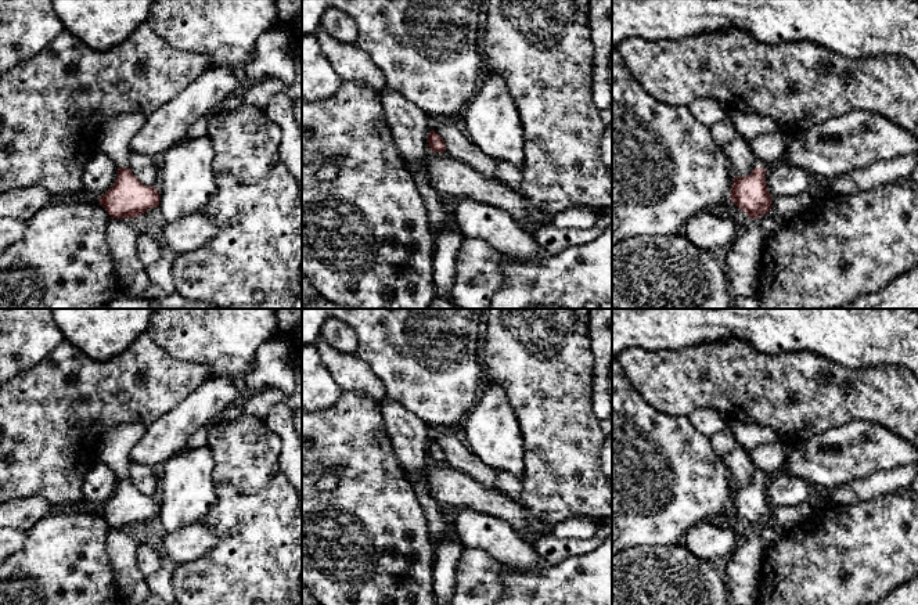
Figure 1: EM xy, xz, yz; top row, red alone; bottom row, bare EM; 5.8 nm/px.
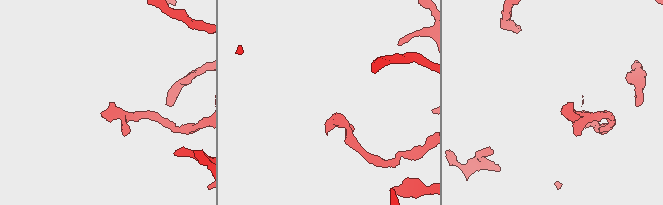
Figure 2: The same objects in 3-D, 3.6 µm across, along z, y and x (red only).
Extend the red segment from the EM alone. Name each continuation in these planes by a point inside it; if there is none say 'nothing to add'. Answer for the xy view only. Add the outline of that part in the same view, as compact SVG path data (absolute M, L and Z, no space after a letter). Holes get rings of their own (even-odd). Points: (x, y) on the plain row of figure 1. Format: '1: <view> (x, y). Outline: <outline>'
1: xy (116, 445). Outline: M136 422L112 428L102 437L100 461L112 468L118 478L130 478L129 453L145 432L147 426Z

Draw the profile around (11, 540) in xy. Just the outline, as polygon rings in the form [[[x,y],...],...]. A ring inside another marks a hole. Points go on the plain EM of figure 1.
[[[14,527],[0,529],[0,563],[24,548],[28,539],[25,530]]]

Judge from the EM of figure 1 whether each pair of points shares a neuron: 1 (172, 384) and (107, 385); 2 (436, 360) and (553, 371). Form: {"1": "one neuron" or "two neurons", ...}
{"1": "one neuron", "2": "two neurons"}

